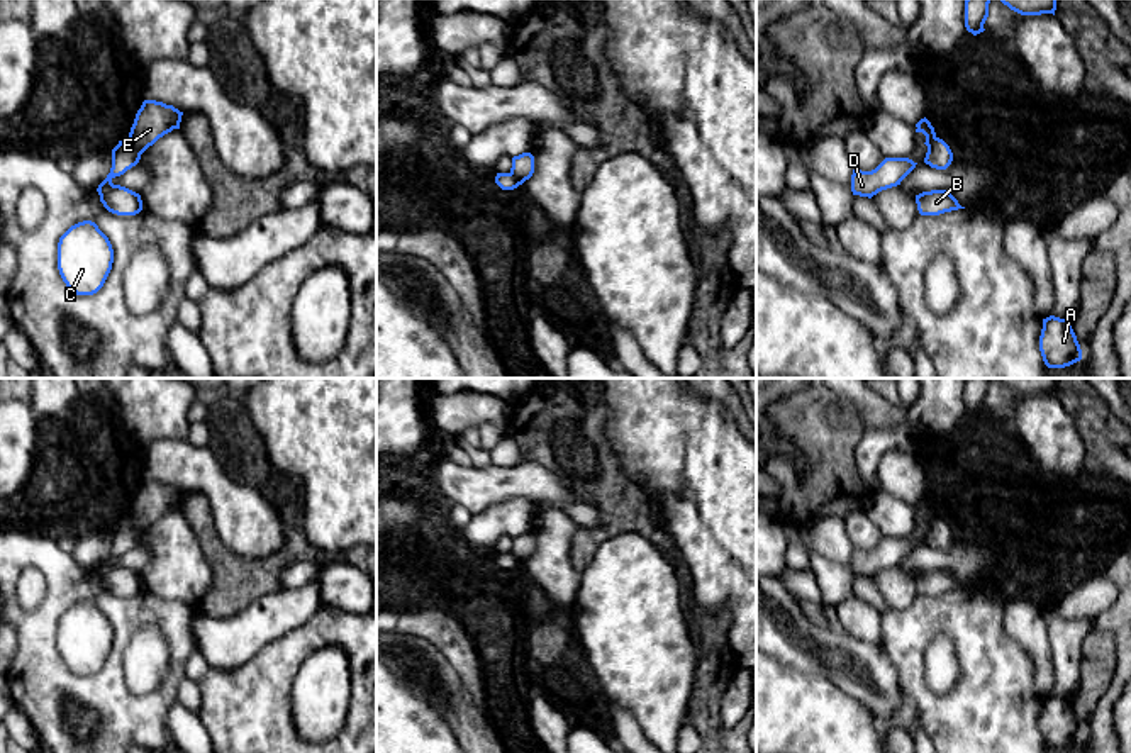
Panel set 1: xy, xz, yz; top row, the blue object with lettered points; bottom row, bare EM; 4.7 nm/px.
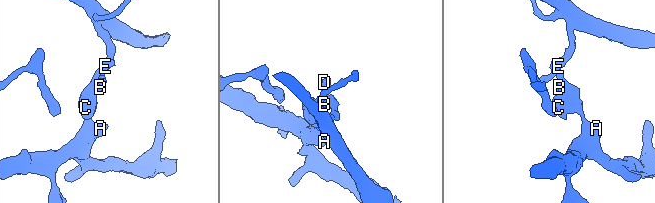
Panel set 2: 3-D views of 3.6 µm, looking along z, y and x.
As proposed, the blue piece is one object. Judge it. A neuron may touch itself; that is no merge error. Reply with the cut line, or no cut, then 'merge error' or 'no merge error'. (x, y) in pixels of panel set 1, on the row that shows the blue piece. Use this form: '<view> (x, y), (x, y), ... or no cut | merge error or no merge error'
xy (129, 138), (141, 153) | merge error

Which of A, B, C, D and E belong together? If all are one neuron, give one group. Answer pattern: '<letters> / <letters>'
A B C / D E

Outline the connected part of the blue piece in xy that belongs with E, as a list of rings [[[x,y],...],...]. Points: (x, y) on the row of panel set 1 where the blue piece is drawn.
[[[144,100],[136,114],[129,139],[142,154],[159,137],[171,132],[173,129],[180,129],[181,115],[183,112],[173,105],[156,100]]]

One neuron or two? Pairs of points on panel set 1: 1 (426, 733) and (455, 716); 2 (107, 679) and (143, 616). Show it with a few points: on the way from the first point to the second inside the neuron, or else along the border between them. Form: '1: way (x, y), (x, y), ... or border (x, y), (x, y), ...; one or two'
1: border (417, 694), (436, 708), (455, 735); two
2: way (114, 663), (121, 638), (128, 630); one

